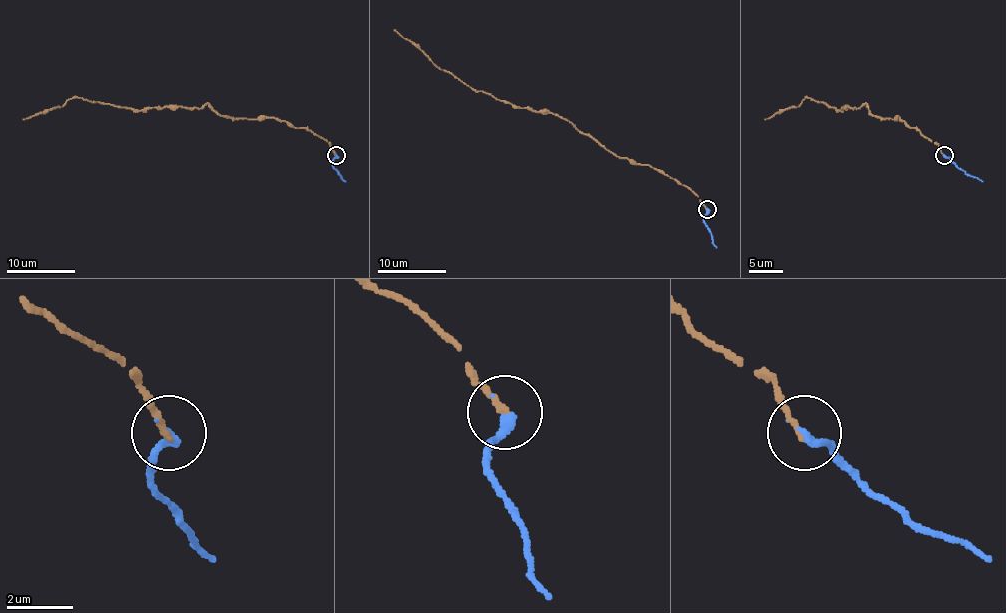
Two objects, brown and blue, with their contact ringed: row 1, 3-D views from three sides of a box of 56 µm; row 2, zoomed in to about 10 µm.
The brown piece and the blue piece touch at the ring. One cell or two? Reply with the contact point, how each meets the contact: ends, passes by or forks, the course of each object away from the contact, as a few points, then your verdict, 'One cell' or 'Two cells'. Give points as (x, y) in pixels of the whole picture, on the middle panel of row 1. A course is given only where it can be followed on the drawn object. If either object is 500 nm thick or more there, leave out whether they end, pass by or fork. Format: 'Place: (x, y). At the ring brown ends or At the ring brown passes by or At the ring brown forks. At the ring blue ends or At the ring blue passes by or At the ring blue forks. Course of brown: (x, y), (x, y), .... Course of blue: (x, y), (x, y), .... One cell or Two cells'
Place: (707, 209). At the ring brown ends. At the ring blue ends. Course of brown: (707, 210), (676, 181), (649, 165), (620, 159), (558, 116), (535, 113), (473, 90), (441, 70), (393, 29). Course of blue: (707, 210), (703, 222), (717, 247). One cell

